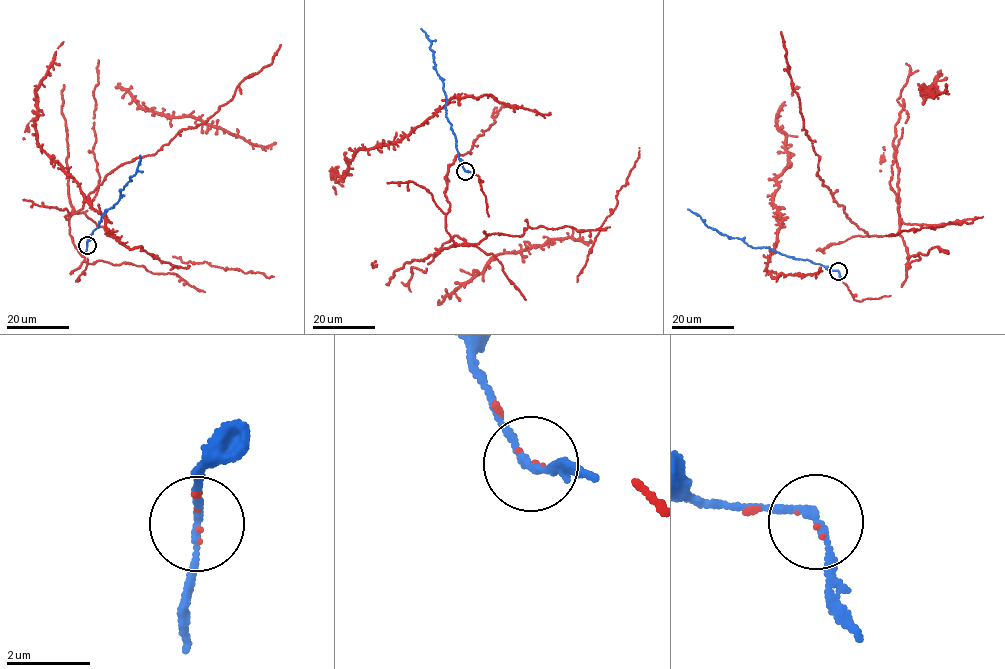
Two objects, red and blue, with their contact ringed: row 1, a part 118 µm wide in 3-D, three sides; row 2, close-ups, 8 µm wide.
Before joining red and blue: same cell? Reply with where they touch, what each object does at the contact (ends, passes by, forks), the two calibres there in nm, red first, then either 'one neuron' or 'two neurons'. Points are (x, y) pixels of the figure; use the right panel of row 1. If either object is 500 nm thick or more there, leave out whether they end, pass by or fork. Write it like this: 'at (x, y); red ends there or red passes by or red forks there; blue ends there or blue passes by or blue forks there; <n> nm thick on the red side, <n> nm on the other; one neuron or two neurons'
at (838, 271); red ends there; blue passes by; 40 nm thick on the red side, 160 nm on the other; one neuron

